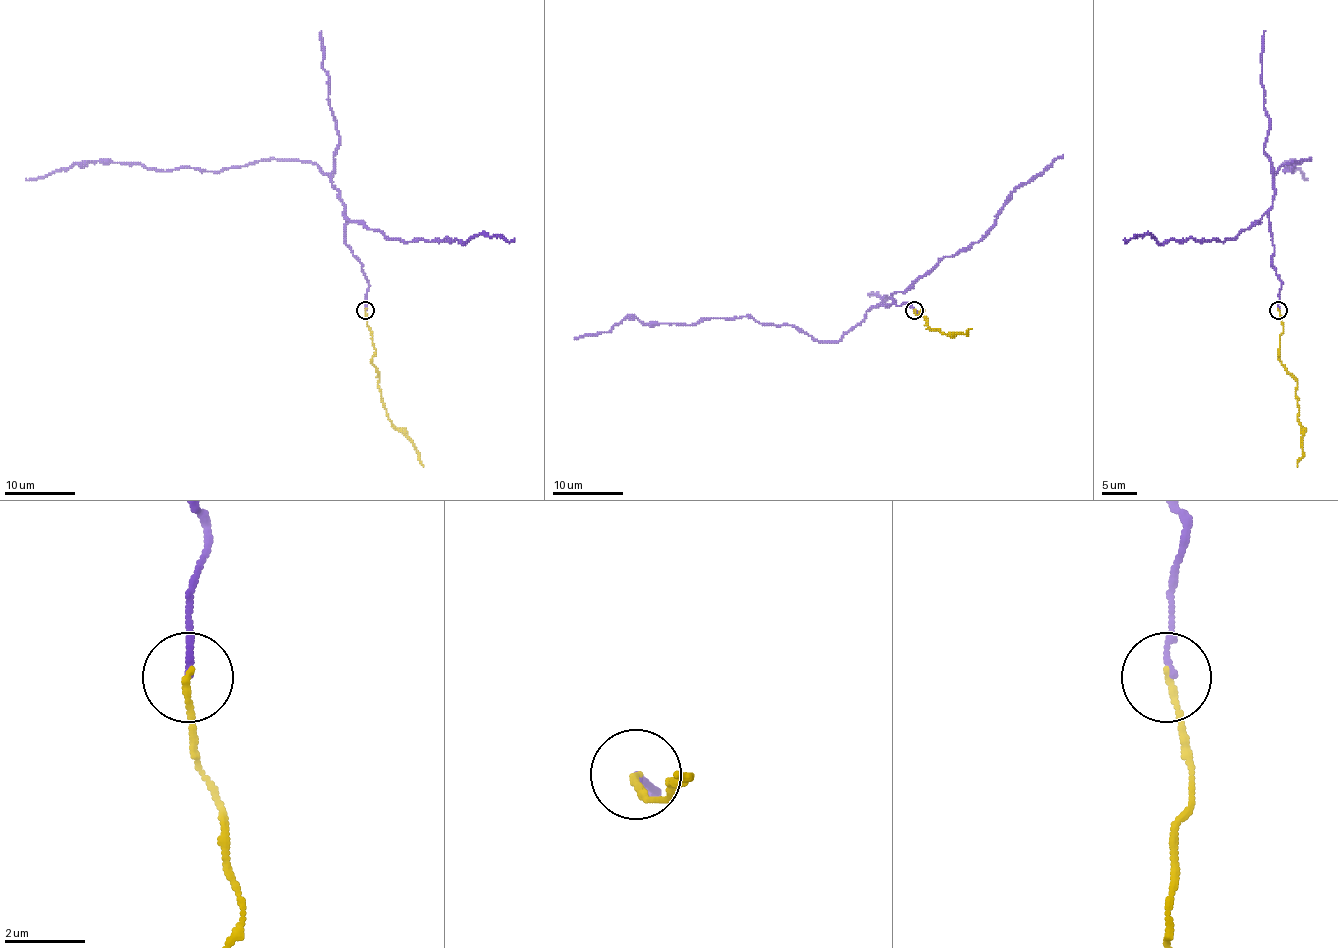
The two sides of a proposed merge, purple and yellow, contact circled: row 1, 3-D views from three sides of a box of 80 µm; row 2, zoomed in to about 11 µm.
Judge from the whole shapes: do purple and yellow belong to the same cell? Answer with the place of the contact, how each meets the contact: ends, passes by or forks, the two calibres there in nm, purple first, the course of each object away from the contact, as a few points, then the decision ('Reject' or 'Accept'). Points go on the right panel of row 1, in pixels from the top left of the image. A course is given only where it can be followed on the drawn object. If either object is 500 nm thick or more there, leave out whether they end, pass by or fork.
Place: (1278, 310). At the ring purple ends. At the ring yellow ends. Thickness 150 nm (purple) against 150 nm. Course of purple: (1278, 308), (1274, 173), (1309, 159), (1285, 168), (1292, 161), (1307, 178). Course of yellow: (1278, 310), (1283, 331), (1279, 361), (1297, 382), (1295, 398), (1302, 445), (1302, 458), (1297, 466). Accept

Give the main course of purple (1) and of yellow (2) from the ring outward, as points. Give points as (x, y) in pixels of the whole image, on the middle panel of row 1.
1: (913, 309), (873, 306), (838, 341), (747, 316), (689, 325), (624, 318), (574, 339)
2: (913, 309), (919, 314), (924, 311), (920, 311), (927, 323), (926, 328), (963, 334), (971, 328)

